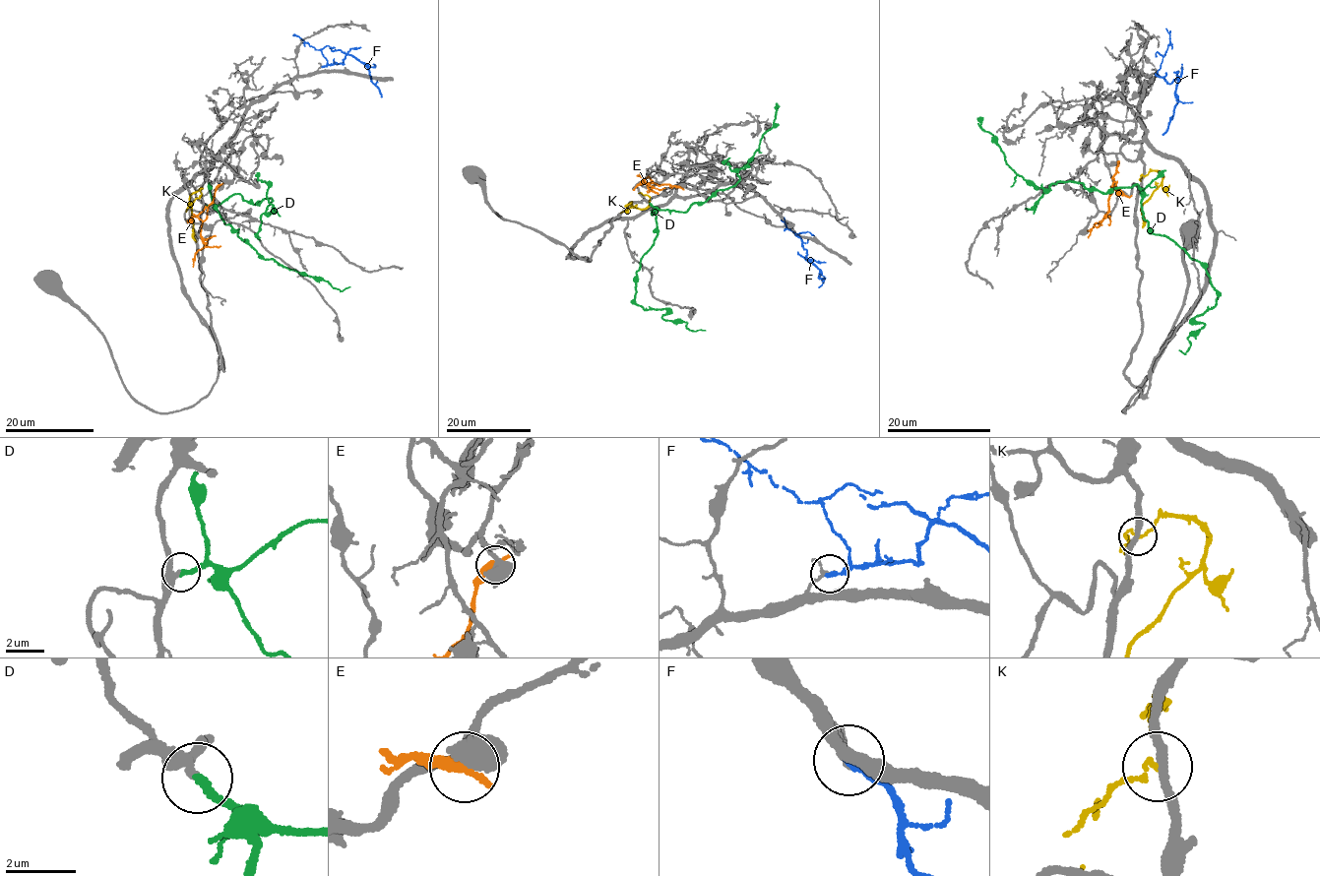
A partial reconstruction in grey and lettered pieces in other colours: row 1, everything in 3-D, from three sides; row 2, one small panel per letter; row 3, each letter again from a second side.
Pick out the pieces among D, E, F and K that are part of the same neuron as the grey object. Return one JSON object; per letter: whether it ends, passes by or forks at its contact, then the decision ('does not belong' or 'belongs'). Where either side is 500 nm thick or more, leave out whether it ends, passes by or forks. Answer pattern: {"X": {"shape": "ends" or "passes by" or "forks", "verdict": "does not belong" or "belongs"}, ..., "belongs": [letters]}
{"D": {"shape": "ends", "verdict": "belongs"}, "E": {"shape": "ends", "verdict": "does not belong"}, "F": {"shape": "ends", "verdict": "does not belong"}, "K": {"shape": "passes by", "verdict": "does not belong"}, "belongs": ["D"]}

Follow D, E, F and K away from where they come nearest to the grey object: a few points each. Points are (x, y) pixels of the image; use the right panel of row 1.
D: (1143, 188), (1151, 233), (1201, 261), (1218, 297), (1194, 318), (1205, 326), (1188, 337), (1184, 353), (1179, 349)
E: (1117, 162), (1107, 213), (1095, 224), (1088, 237)
F: (1157, 74), (1168, 83), (1178, 77), (1174, 114), (1162, 134)
K: (1144, 176), (1156, 170), (1162, 173), (1161, 186), (1142, 207), (1143, 227)

